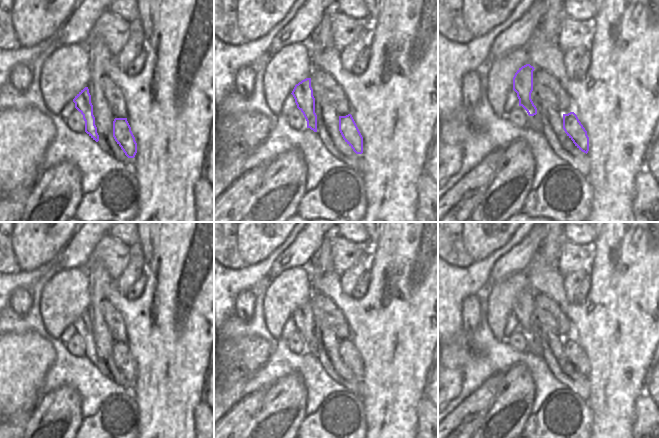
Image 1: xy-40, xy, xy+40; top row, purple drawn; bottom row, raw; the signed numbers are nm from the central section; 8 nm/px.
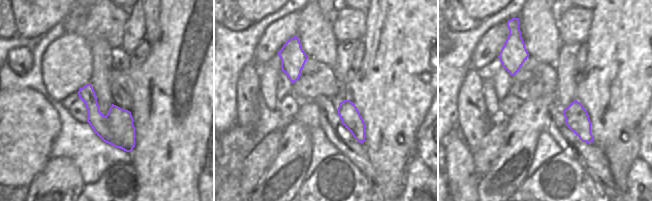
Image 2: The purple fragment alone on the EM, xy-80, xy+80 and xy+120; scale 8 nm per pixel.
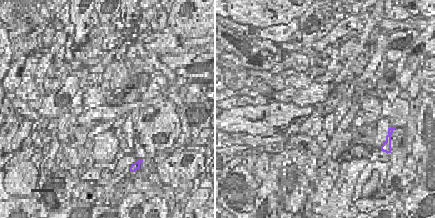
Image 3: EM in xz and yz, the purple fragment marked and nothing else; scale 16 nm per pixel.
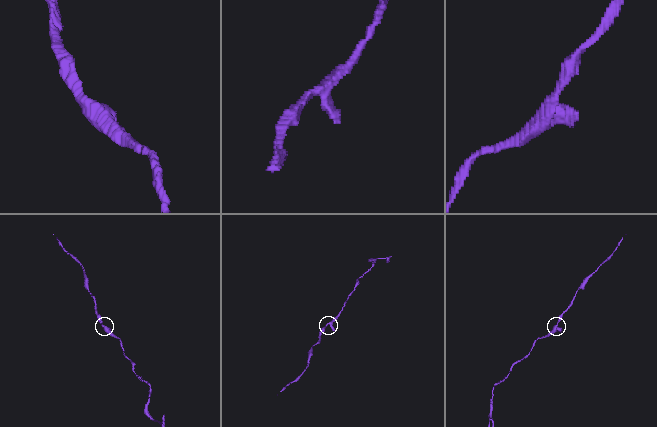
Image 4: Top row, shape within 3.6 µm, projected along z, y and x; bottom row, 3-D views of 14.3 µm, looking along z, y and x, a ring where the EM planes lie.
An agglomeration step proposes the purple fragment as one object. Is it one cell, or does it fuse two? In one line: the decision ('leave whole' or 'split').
leave whole

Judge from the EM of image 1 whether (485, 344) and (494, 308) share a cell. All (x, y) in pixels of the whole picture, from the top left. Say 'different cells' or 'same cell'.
different cells

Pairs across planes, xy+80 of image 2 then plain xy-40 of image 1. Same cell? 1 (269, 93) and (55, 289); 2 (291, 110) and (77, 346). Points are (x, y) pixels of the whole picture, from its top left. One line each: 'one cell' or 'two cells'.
1: one cell
2: one cell

